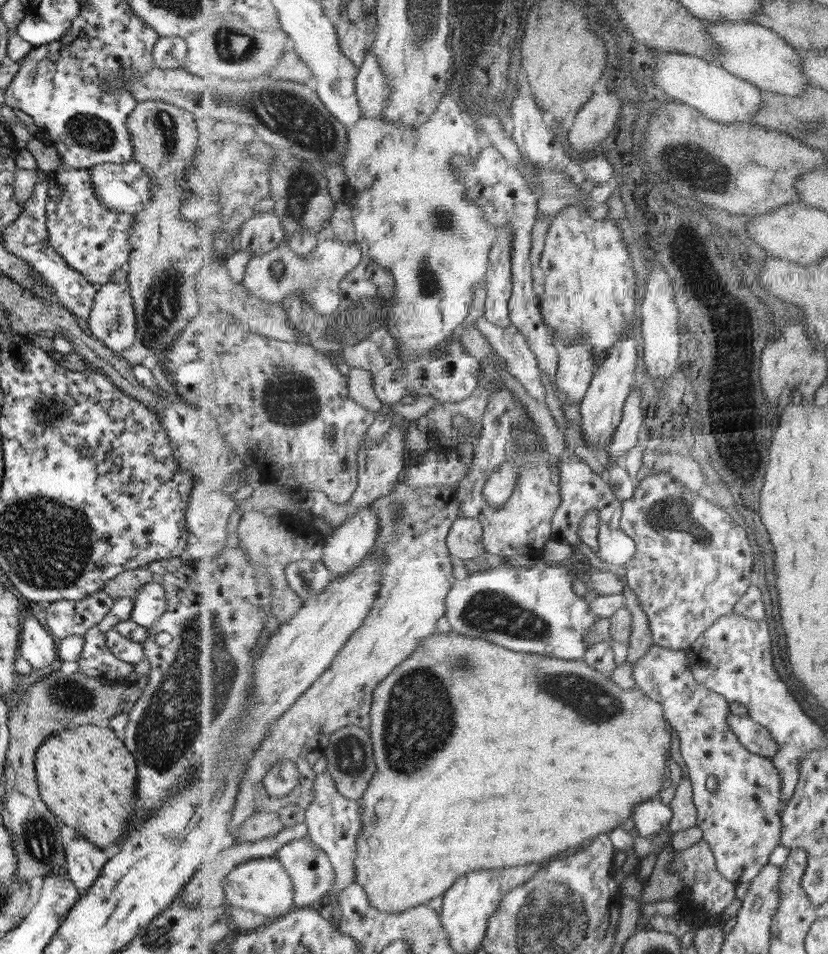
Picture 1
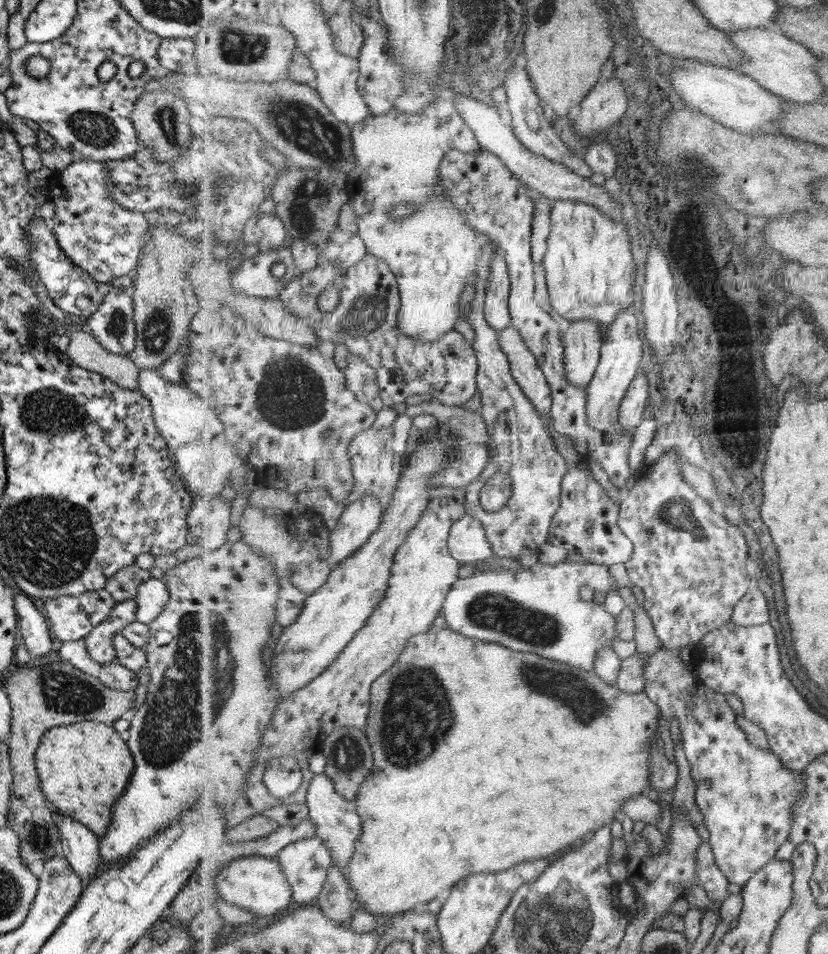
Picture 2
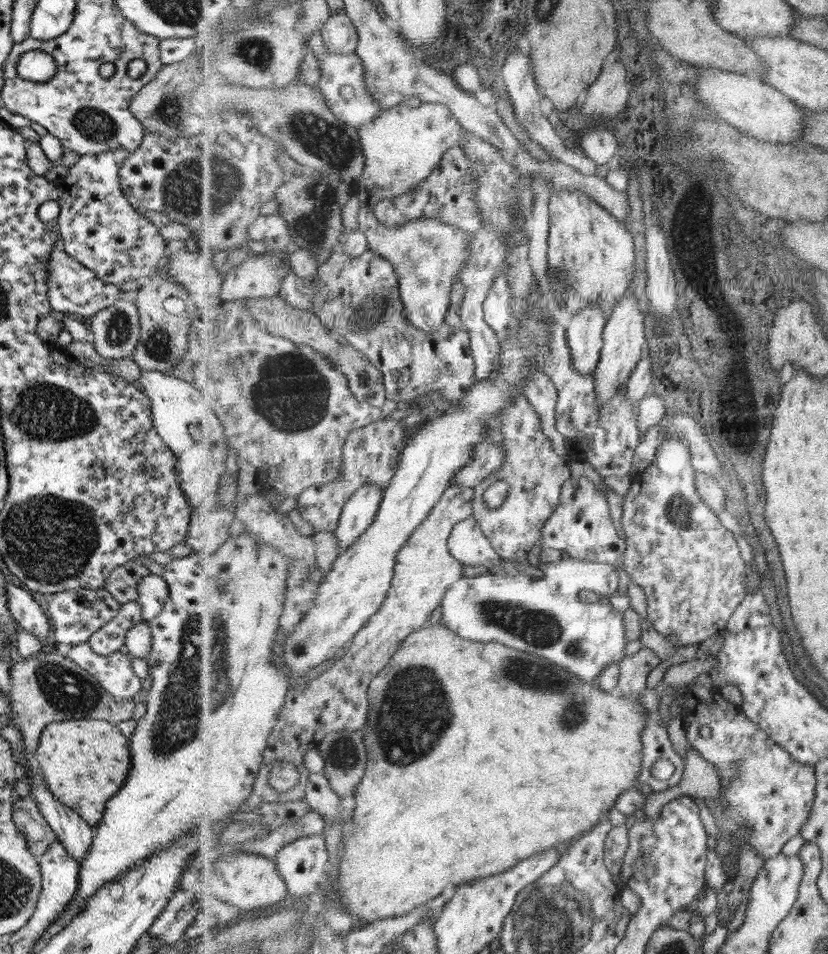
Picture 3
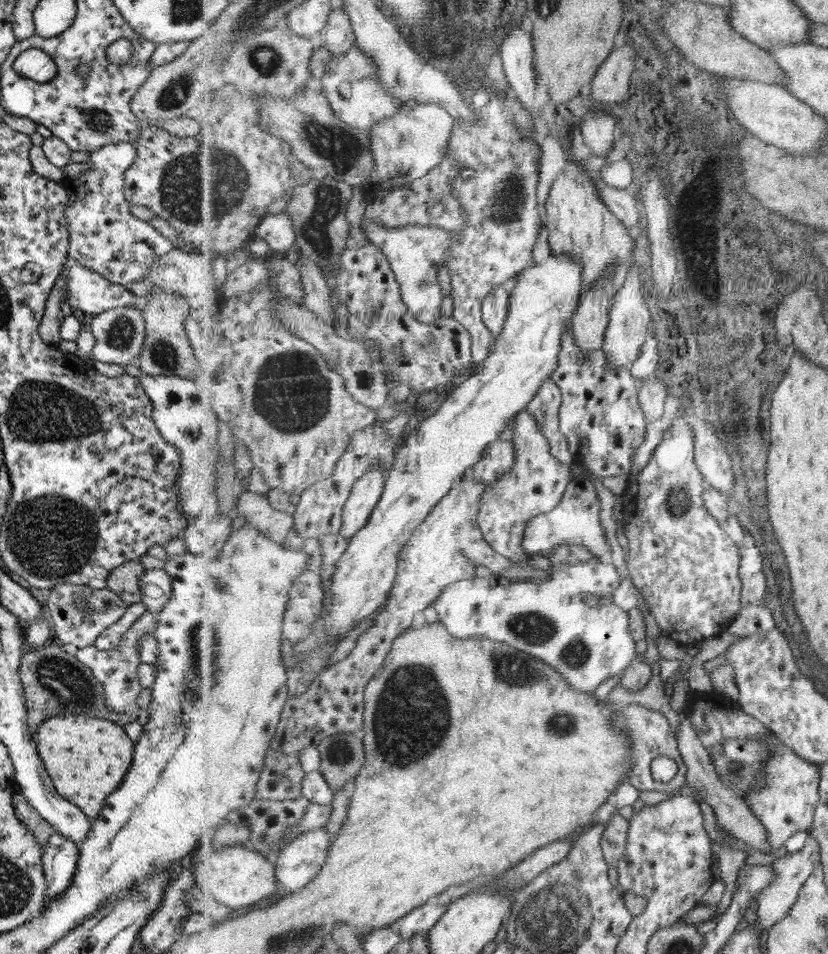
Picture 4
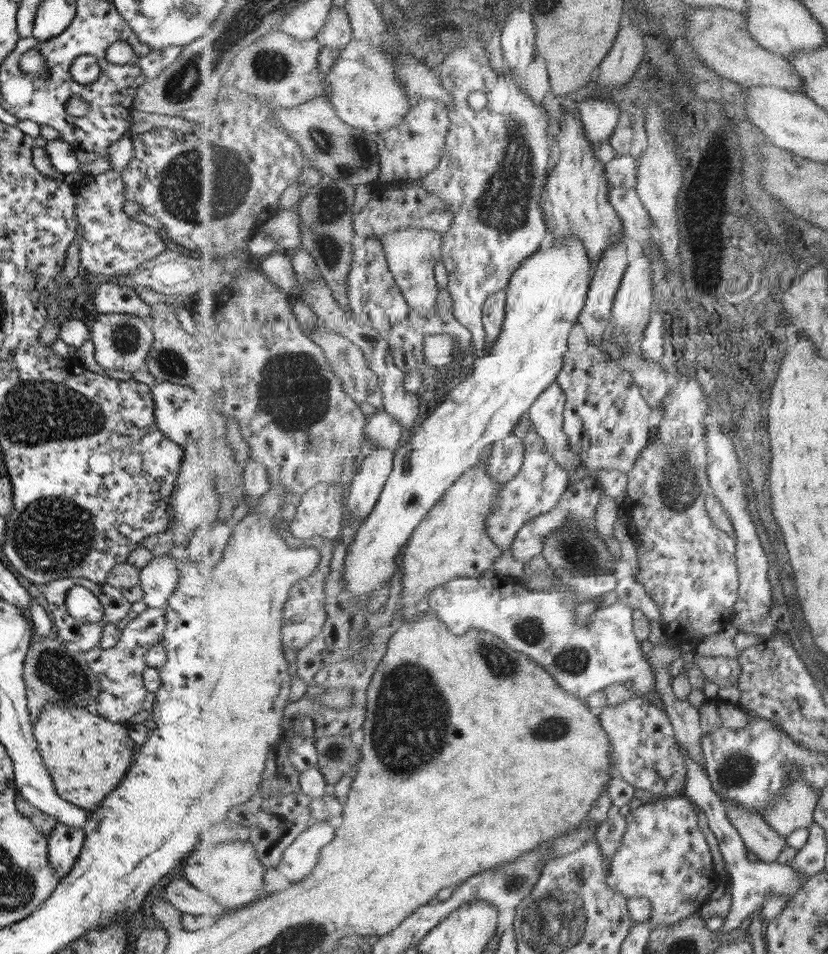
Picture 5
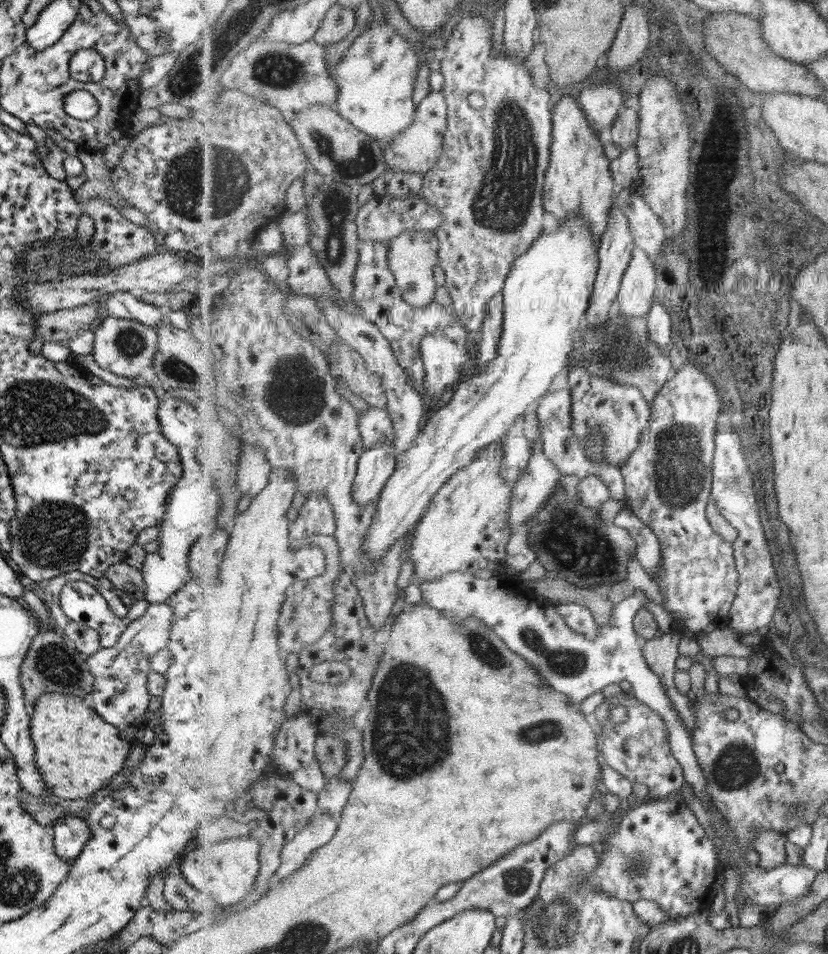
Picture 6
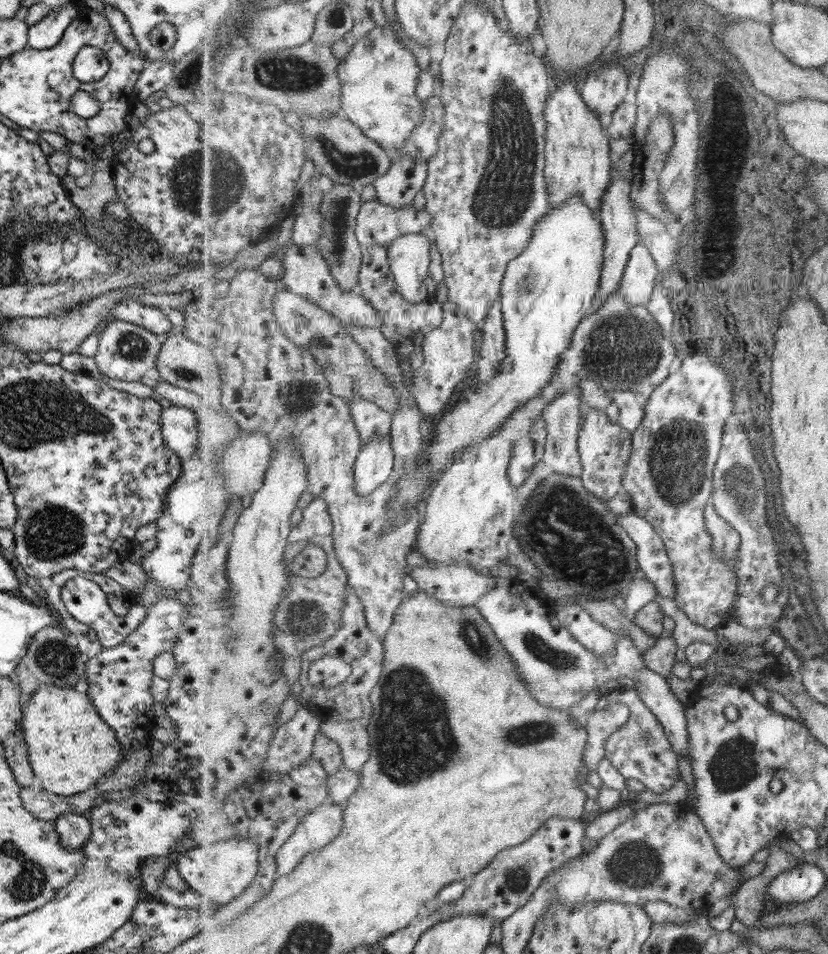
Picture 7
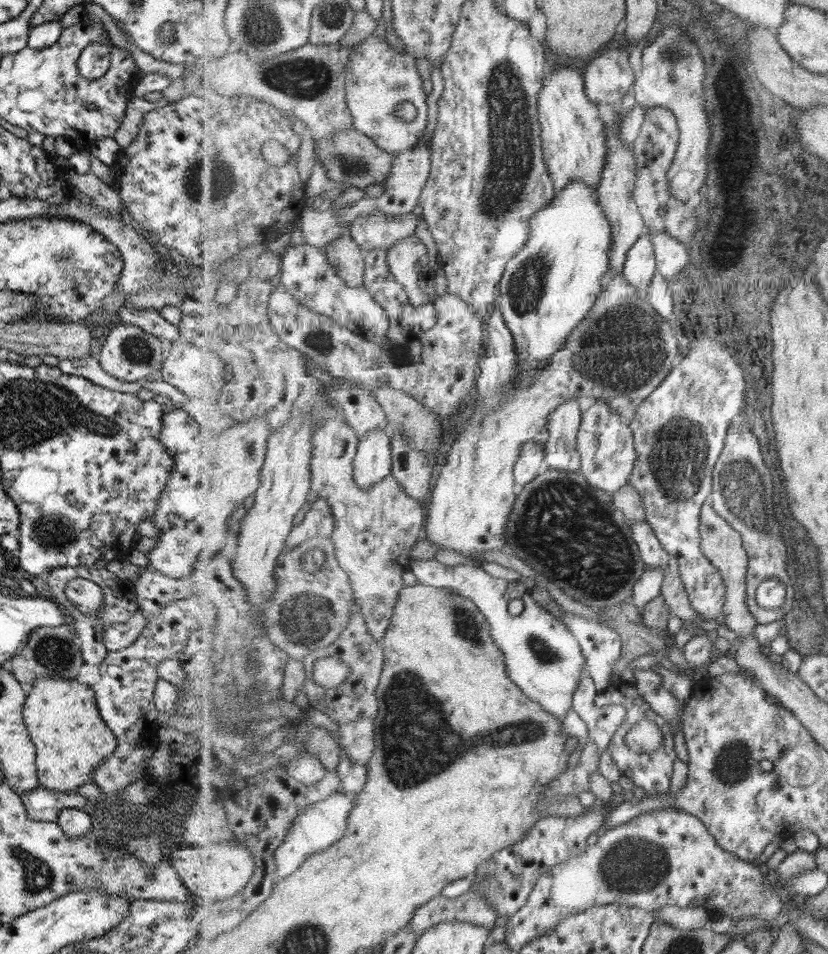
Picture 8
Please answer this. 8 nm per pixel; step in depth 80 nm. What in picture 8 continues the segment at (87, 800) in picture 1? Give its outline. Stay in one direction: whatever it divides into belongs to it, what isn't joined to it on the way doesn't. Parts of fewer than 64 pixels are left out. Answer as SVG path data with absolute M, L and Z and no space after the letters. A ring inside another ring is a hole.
M75 679L35 680L24 700L21 715L36 752L39 787L49 792L67 793L89 783L96 766L117 748L117 740L93 704L93 690Z

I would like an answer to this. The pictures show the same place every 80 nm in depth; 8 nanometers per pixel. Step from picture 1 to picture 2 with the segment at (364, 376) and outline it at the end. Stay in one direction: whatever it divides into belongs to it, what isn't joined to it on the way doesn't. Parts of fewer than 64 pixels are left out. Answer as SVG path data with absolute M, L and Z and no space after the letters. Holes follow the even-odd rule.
M348 354L347 366L344 370L347 388L358 396L361 402L369 404L378 411L386 404L381 396L381 387L378 383L377 371L369 364L365 364L363 358L357 354Z

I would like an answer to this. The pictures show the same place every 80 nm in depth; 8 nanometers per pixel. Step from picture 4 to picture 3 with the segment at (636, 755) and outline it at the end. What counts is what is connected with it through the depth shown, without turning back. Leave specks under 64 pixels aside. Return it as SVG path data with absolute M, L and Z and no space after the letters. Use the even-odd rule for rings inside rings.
M650 714L647 718L646 727L643 730L643 745L645 750L643 752L642 771L638 776L639 788L643 788L645 784L651 786L653 790L667 790L671 786L677 786L683 780L686 763L684 758L675 752L668 727L665 727L665 724L658 719L658 715ZM659 758L669 758L677 766L675 776L667 782L657 780L653 776L653 764Z

